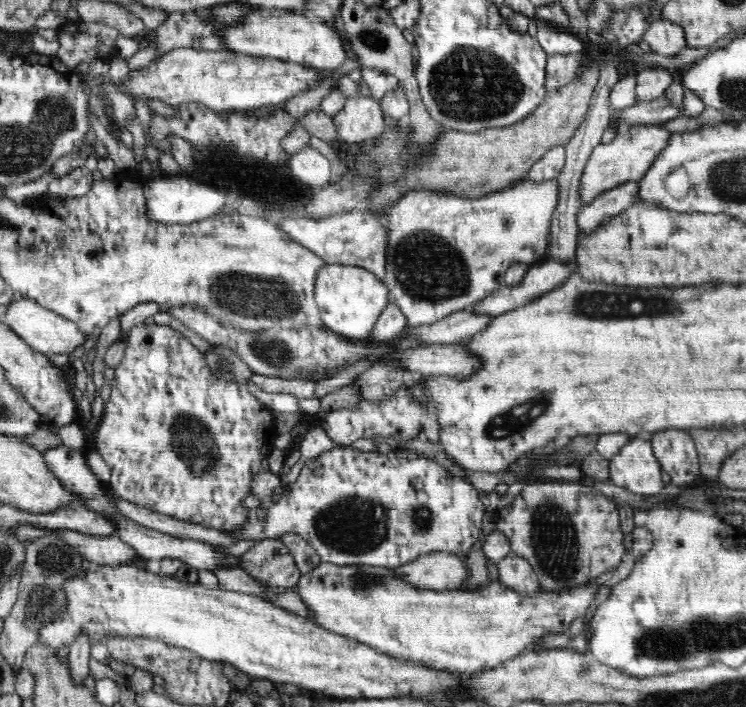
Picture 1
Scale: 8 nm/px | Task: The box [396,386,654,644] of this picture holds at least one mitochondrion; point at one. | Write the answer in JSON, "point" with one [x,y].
{"point":[554,542]}

